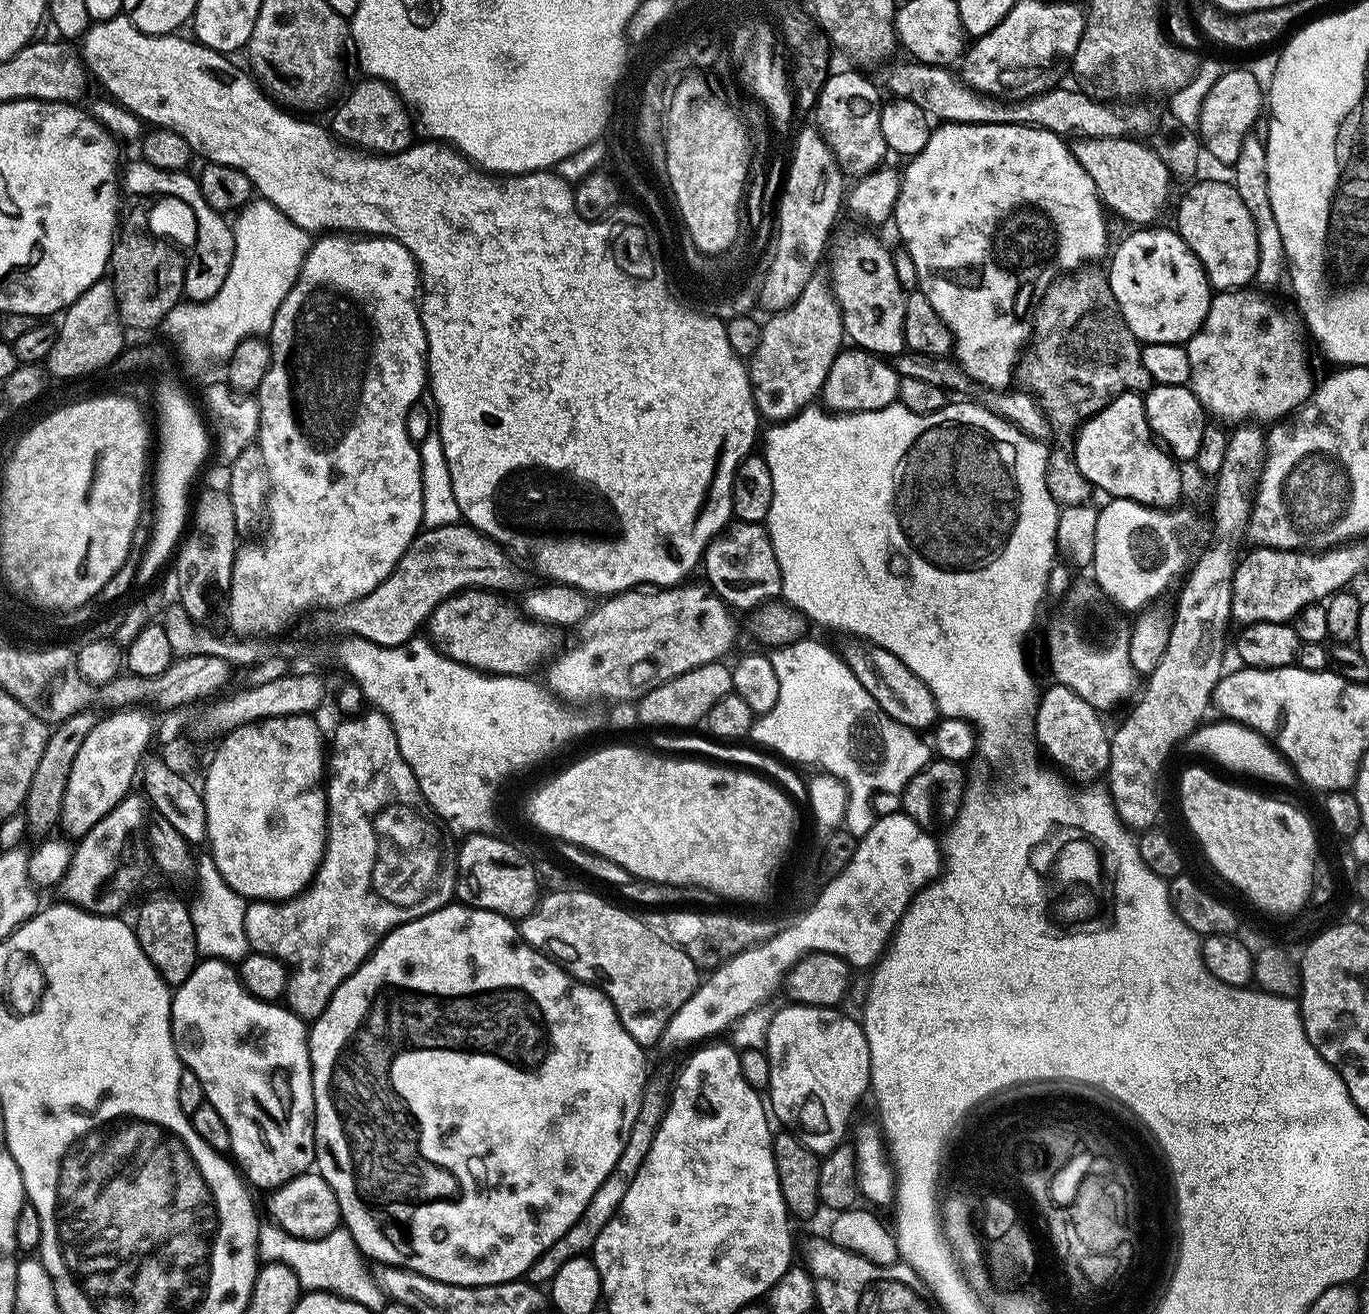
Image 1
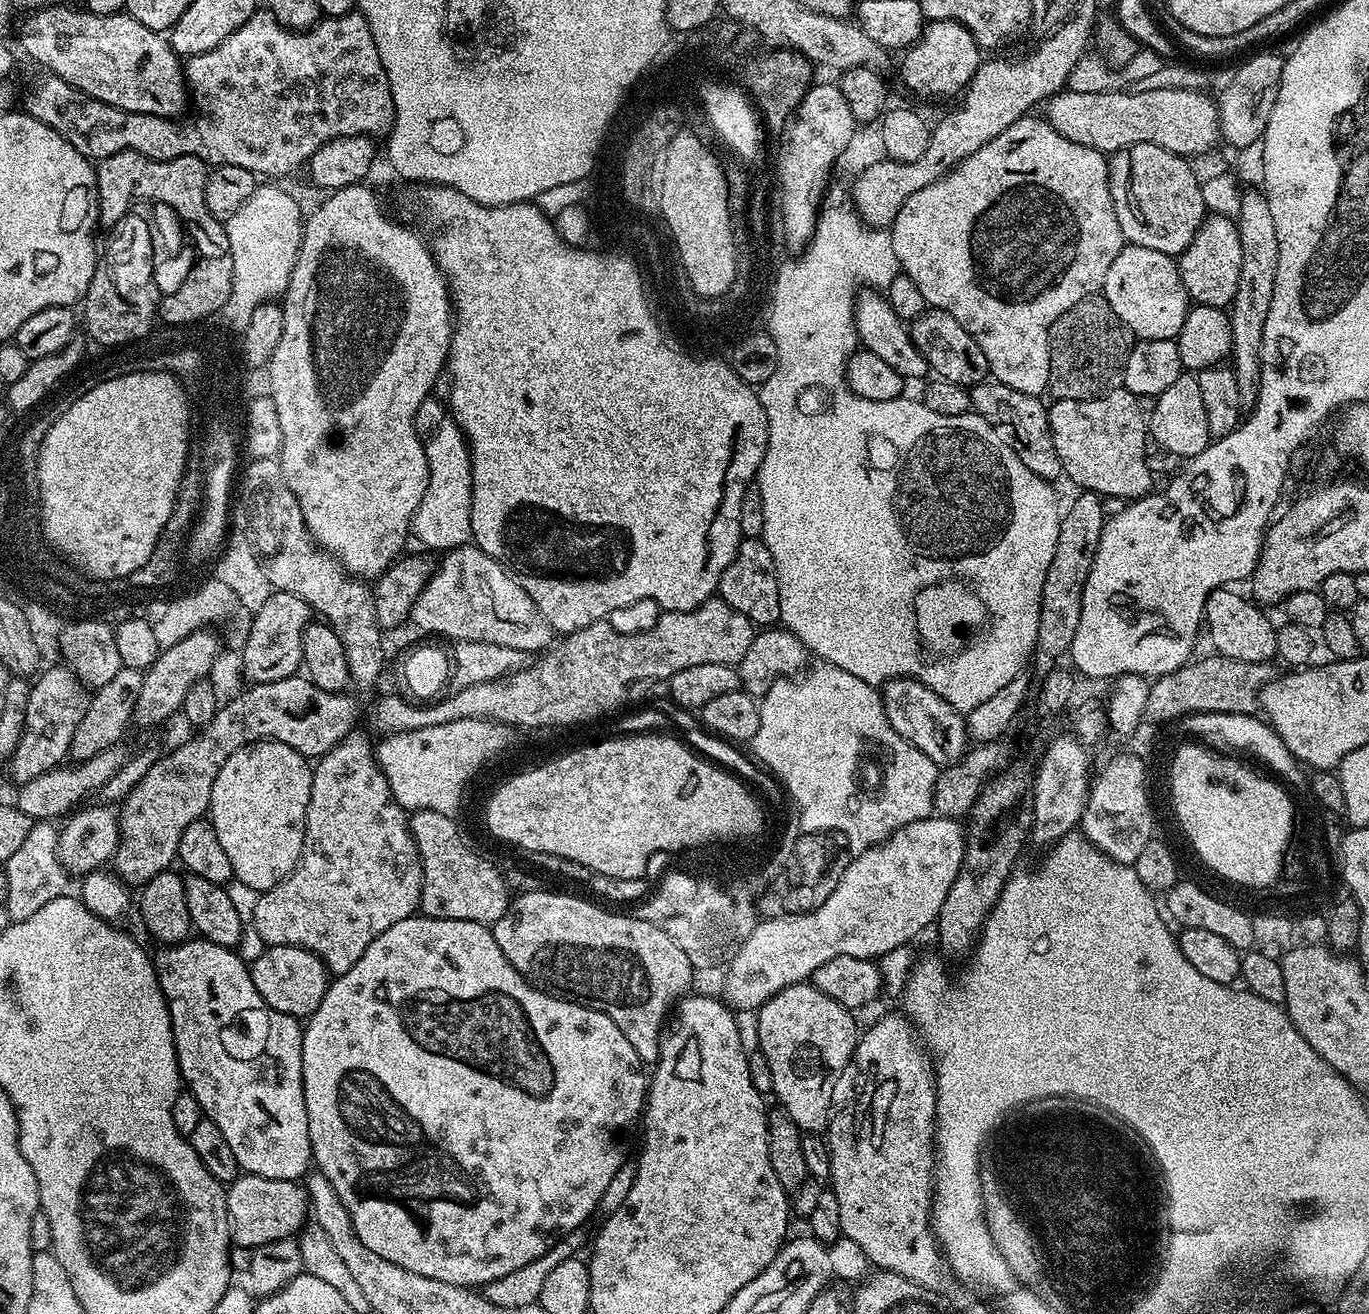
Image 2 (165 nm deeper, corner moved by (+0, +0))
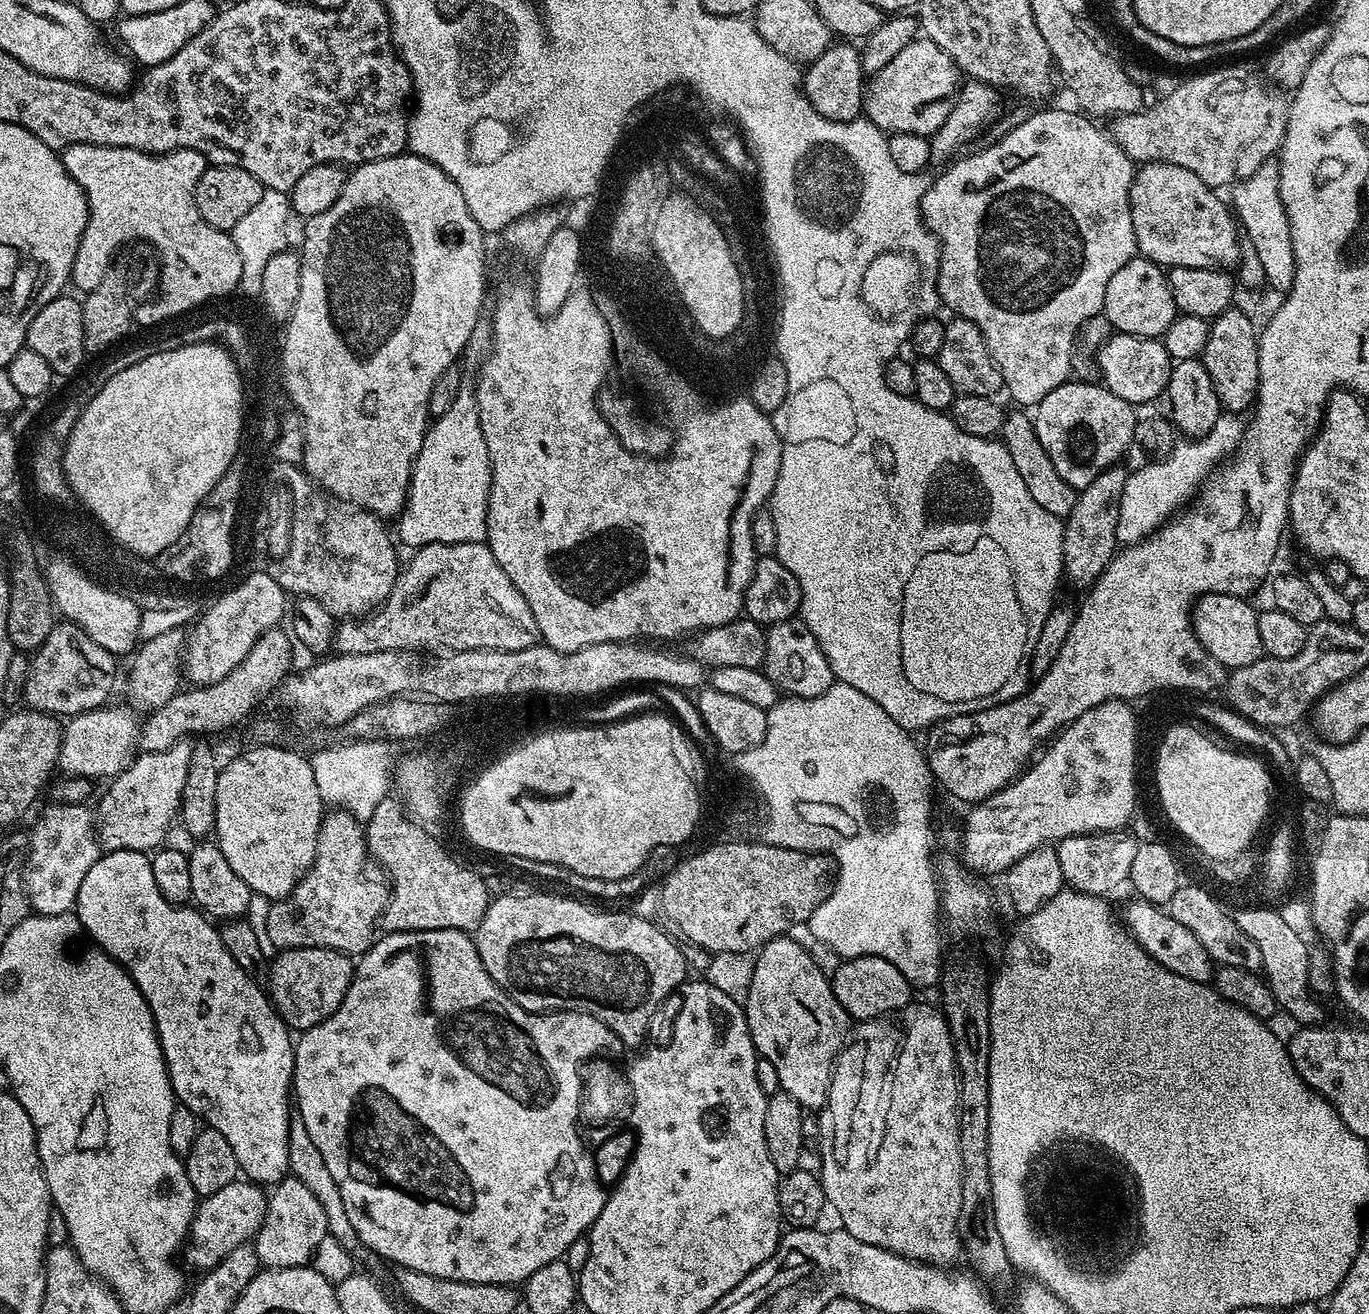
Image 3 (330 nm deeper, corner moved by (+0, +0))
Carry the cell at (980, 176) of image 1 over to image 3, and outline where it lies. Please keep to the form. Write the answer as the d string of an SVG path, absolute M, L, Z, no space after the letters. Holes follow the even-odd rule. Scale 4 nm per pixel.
M1048 108L1045 112L1036 112L1033 116L1026 117L1017 128L1010 129L997 144L992 144L965 160L957 159L949 163L943 169L945 172L929 183L920 203L920 215L924 217L924 223L940 239L940 269L936 283L940 299L956 311L953 313L957 317L974 322L974 326L978 326L990 350L992 361L1002 374L1006 392L1009 392L1020 406L1040 404L1042 398L1050 394L1050 390L1069 379L1073 371L1072 354L1076 332L1092 316L1103 313L1106 286L1110 286L1110 278L1114 278L1114 274L1118 274L1118 270L1122 270L1122 266L1126 266L1126 262L1130 262L1138 252L1134 222L1130 214L1134 162L1112 141L1111 135L1105 129L1103 132L1102 129L1095 128L1092 125L1095 123L1087 115L1076 112L1067 112L1064 108Z

